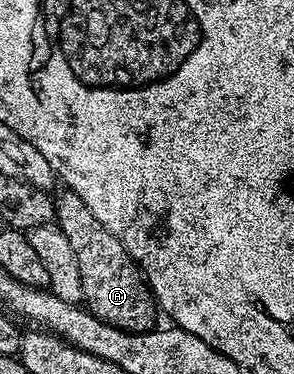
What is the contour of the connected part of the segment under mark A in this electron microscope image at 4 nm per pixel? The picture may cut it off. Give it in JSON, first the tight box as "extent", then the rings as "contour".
{"extent":[54,187,160,333],"contour":[[[62,187],[54,197],[54,215],[56,224],[64,235],[68,235],[68,243],[72,243],[72,252],[76,254],[76,263],[80,263],[80,283],[82,284],[82,301],[85,308],[101,321],[107,321],[117,329],[126,333],[147,333],[155,328],[160,310],[154,295],[146,284],[142,270],[134,264],[130,252],[120,243],[92,211],[88,211],[88,203],[80,199],[72,190]]]}

